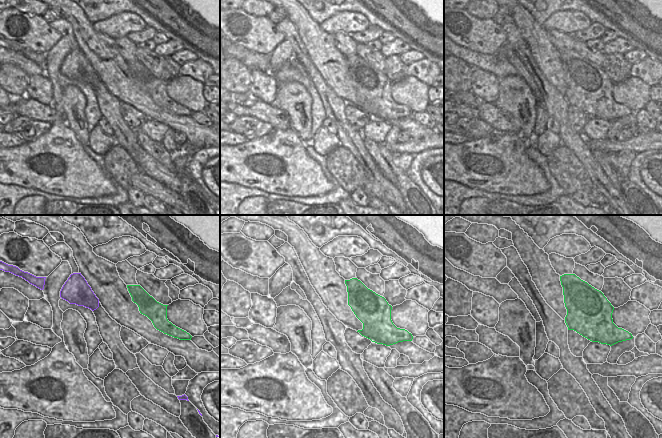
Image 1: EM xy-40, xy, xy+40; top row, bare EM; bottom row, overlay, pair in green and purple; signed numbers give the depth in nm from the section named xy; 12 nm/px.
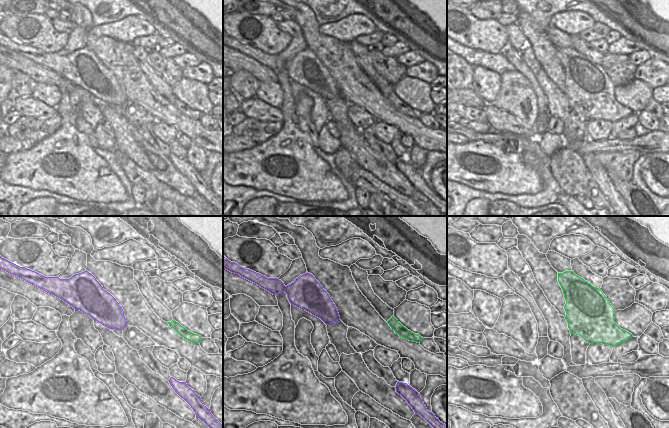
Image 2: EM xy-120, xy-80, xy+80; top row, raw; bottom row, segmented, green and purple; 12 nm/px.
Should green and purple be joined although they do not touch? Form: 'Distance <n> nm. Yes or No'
Distance 380 nm. Yes

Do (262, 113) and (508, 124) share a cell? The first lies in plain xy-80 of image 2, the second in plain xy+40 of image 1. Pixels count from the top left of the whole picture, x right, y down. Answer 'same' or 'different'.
same

